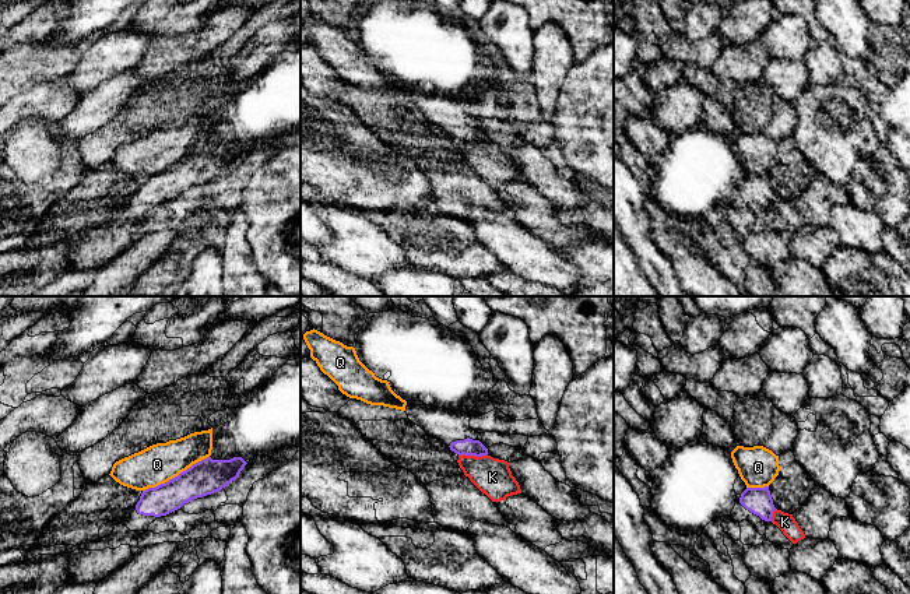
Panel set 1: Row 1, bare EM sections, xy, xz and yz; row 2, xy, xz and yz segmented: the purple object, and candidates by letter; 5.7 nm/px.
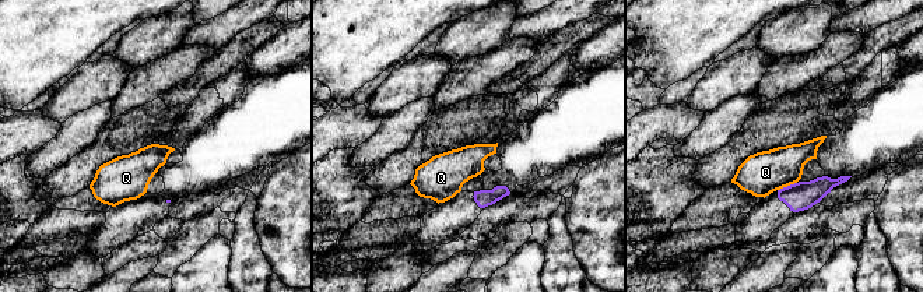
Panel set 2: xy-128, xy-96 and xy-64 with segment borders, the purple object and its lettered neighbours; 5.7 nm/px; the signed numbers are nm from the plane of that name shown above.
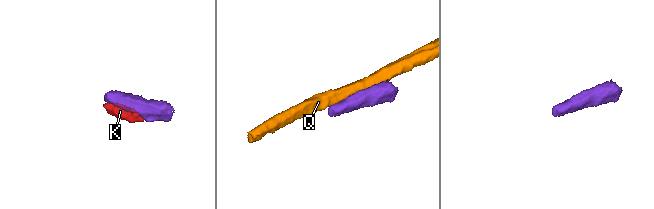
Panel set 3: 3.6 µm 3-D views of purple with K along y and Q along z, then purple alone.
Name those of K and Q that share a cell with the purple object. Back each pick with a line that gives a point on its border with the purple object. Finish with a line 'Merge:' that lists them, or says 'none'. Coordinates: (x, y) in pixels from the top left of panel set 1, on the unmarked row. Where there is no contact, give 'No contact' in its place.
Merge: none

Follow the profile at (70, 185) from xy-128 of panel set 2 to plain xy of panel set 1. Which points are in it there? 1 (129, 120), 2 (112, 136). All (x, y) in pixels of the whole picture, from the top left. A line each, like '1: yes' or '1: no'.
1: yes
2: yes

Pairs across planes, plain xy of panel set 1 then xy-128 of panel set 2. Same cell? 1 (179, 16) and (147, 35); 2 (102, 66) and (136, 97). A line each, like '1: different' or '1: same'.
1: same
2: different

